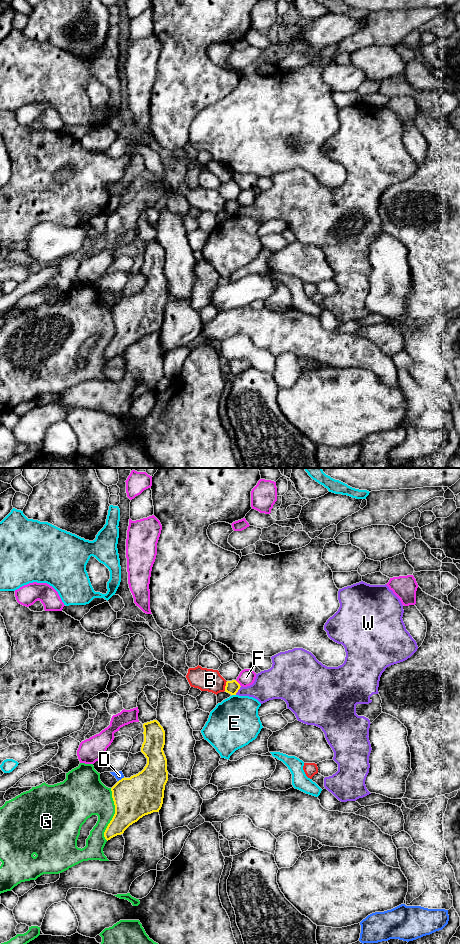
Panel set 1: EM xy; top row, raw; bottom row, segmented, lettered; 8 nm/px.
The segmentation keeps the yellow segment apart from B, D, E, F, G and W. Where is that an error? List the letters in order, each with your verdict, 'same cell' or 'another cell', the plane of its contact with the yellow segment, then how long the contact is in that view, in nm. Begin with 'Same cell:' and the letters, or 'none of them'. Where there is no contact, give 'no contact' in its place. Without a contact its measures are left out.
Same cell: none of them
B: another cell | xy | 80 nm
D: another cell | xy | 70 nm
E: another cell | xy | 30 nm
F: another cell | xy | 70 nm
G: another cell | xy | 420 nm
W: another cell | xy | 90 nm

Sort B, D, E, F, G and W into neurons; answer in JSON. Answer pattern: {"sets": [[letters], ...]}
{"sets": [["B"], ["D", "E"], ["F"], ["G"], ["W"]]}

